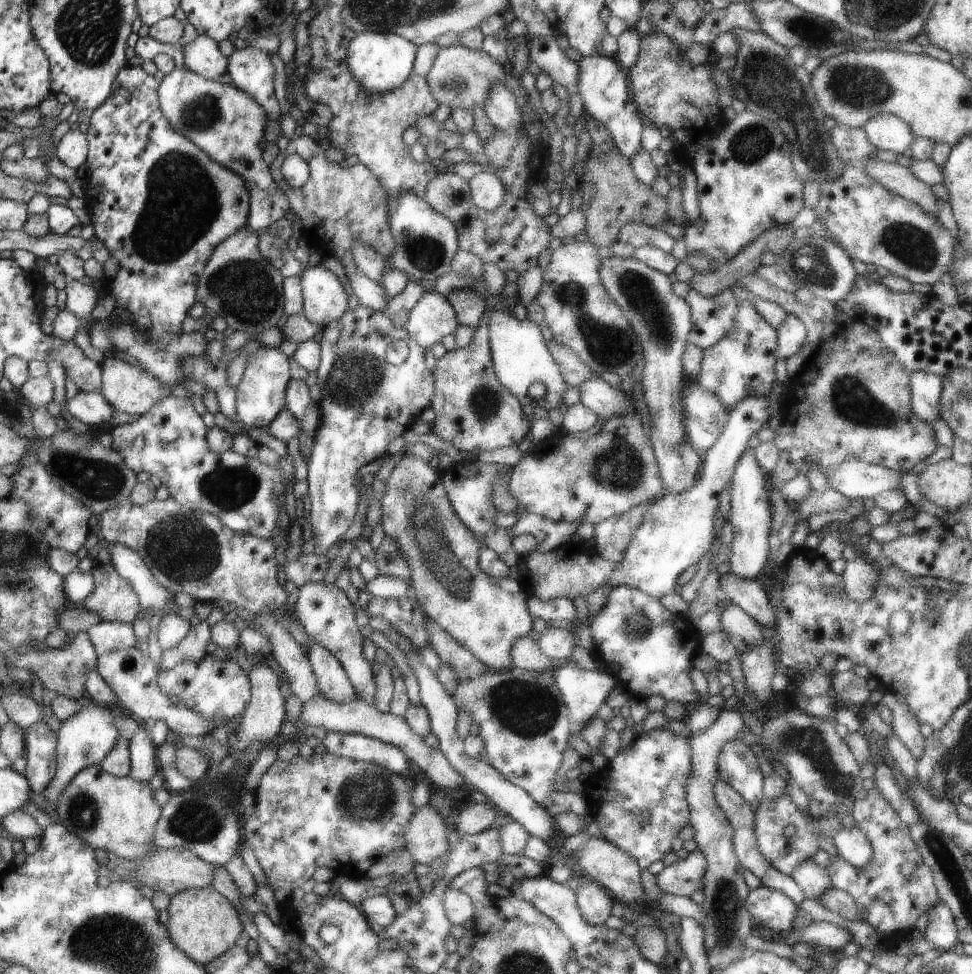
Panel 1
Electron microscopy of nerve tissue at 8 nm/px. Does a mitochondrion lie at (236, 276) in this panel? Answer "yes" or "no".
yes

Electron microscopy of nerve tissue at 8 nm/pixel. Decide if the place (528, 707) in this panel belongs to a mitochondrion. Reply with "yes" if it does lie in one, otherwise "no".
yes

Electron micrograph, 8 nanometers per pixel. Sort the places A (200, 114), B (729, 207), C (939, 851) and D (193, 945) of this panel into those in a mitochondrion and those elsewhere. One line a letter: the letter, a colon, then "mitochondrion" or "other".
A: mitochondrion
B: other
C: mitochondrion
D: other

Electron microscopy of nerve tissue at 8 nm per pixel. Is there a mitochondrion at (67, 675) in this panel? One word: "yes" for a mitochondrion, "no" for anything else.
yes

